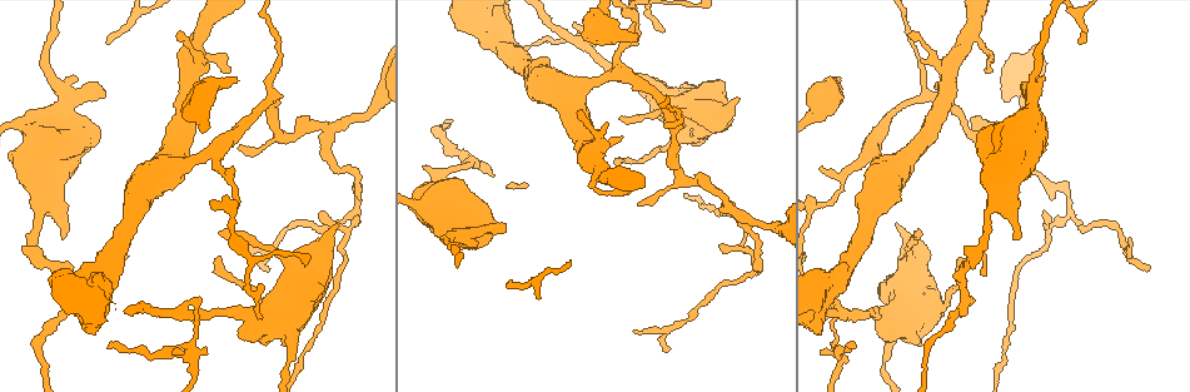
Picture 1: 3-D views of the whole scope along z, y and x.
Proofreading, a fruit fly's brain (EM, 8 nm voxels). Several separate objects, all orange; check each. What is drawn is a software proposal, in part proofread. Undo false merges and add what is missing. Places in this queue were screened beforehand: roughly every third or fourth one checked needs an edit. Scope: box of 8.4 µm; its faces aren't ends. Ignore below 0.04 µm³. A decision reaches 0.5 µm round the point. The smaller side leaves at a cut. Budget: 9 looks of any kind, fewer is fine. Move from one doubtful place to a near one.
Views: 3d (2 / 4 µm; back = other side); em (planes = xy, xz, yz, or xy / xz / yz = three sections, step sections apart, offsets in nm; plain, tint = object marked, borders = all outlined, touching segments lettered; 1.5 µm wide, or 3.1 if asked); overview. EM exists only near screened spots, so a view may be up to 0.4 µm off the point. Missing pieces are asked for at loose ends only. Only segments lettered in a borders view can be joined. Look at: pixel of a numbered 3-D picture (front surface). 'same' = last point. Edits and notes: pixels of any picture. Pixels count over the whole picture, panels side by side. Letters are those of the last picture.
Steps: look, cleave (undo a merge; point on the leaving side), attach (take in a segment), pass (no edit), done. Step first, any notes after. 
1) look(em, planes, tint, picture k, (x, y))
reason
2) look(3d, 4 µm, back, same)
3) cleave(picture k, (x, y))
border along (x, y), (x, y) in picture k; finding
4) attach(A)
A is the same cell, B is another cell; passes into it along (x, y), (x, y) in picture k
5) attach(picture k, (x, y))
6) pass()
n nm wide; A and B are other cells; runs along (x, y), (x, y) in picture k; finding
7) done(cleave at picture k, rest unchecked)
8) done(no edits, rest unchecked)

look(3d, 4 µm, picture 1, (234, 79))
branch stops here

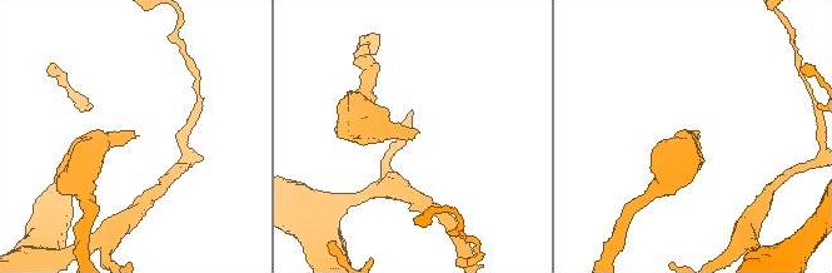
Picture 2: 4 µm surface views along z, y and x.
look(em, planes, plain, picture 2, (695, 134))

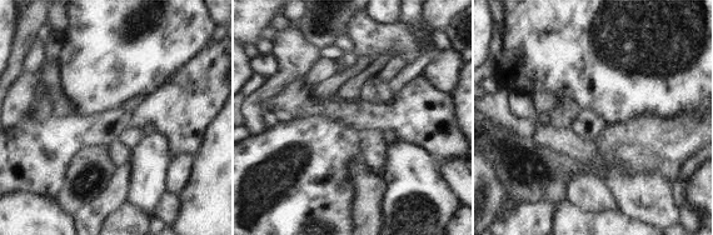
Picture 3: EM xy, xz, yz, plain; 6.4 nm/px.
look(em, planes, borders, same)

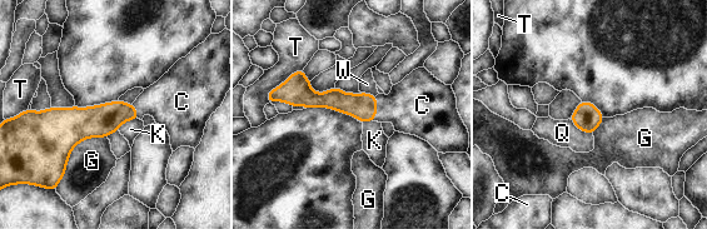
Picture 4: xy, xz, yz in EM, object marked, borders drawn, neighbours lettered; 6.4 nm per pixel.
attach(C)
C is the same cell, G, K, Q, T and W are other cells; the neuron continues

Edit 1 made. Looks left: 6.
look(3d, 2 µm, picture 1, (505, 228))
branch stops here

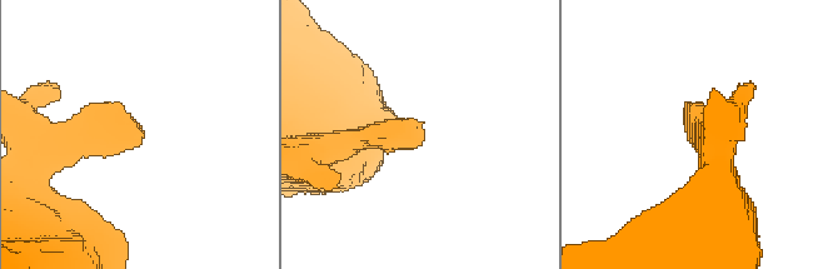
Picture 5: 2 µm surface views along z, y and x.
look(em, xz, step 8, tint, picture 5, (130, 147))

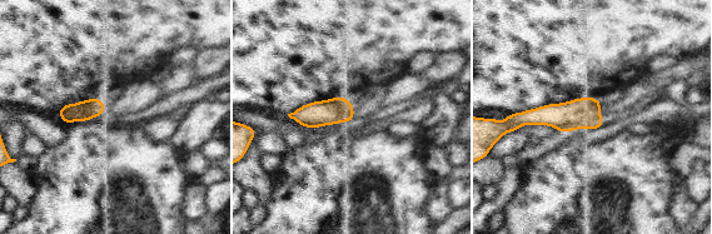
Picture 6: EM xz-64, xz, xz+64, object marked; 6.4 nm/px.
look(em, yz, step 8, borders, same)

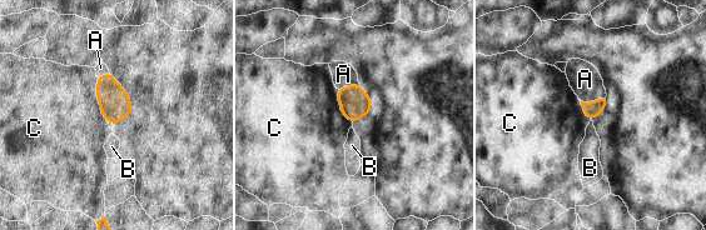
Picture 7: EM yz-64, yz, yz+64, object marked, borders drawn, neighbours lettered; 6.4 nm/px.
attach(A)
C touches over 320 nm; A is the same cell, B and C are other cells; passes into it along (591, 110), (593, 101), (585, 79) in picture 7; the neuron continues

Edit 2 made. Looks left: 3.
look(3d, 2 µm, picture 1, (216, 261))
tapers out

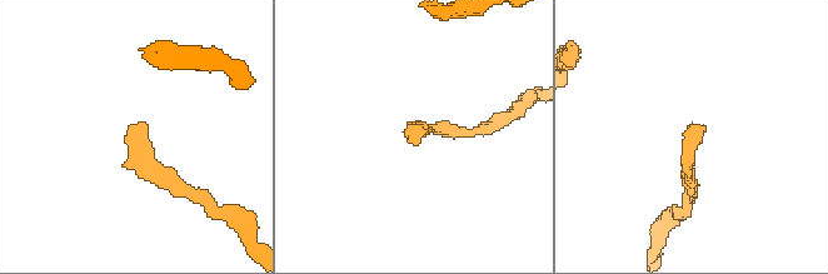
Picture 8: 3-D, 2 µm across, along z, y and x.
look(em, planes, borders, picture 8, (706, 128))

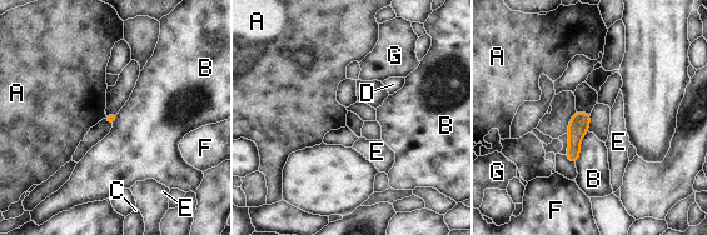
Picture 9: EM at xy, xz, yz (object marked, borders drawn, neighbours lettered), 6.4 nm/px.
pass()
A, B, C, D, E, F and G are other cells; border along (588, 131), (574, 164) in picture 9; none of them fits

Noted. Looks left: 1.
done(attach at picture 4, attach at picture 7, rest unchecked)

